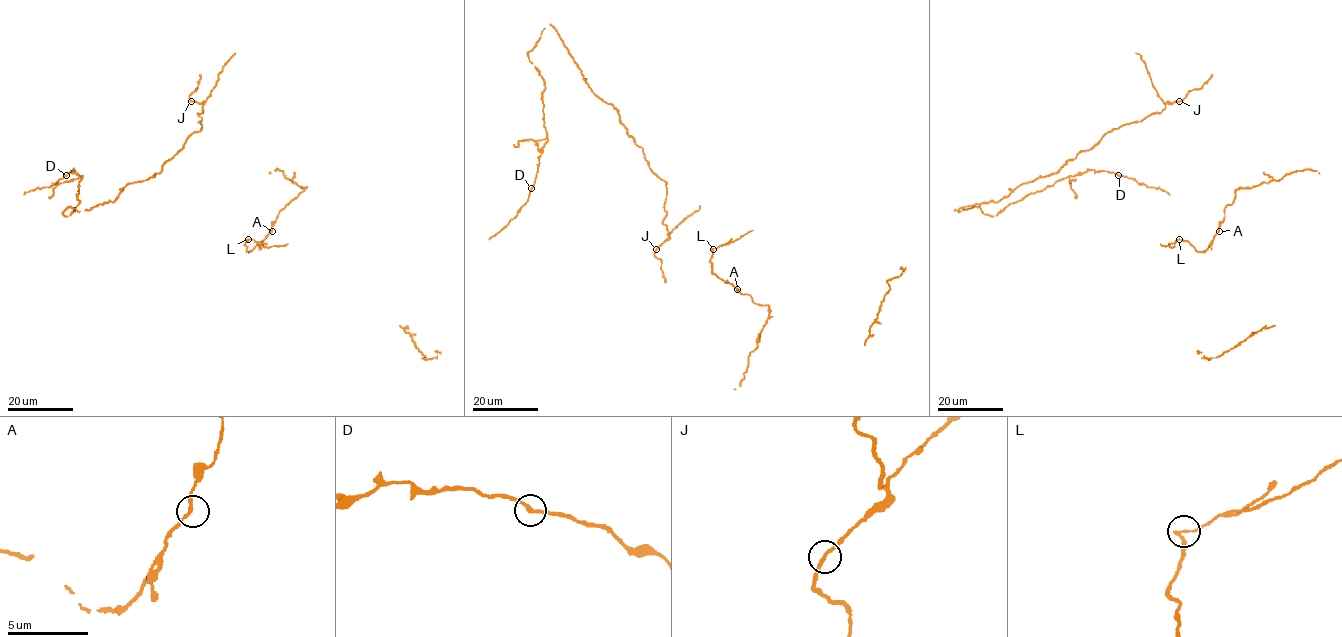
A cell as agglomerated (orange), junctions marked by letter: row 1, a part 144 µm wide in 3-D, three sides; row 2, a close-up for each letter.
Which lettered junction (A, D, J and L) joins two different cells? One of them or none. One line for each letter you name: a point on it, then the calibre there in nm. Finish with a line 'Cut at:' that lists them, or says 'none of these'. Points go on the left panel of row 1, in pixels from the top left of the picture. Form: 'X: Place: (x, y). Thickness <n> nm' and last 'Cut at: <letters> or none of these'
L: Place: (248, 239). Thickness 180 nm
Cut at: L

